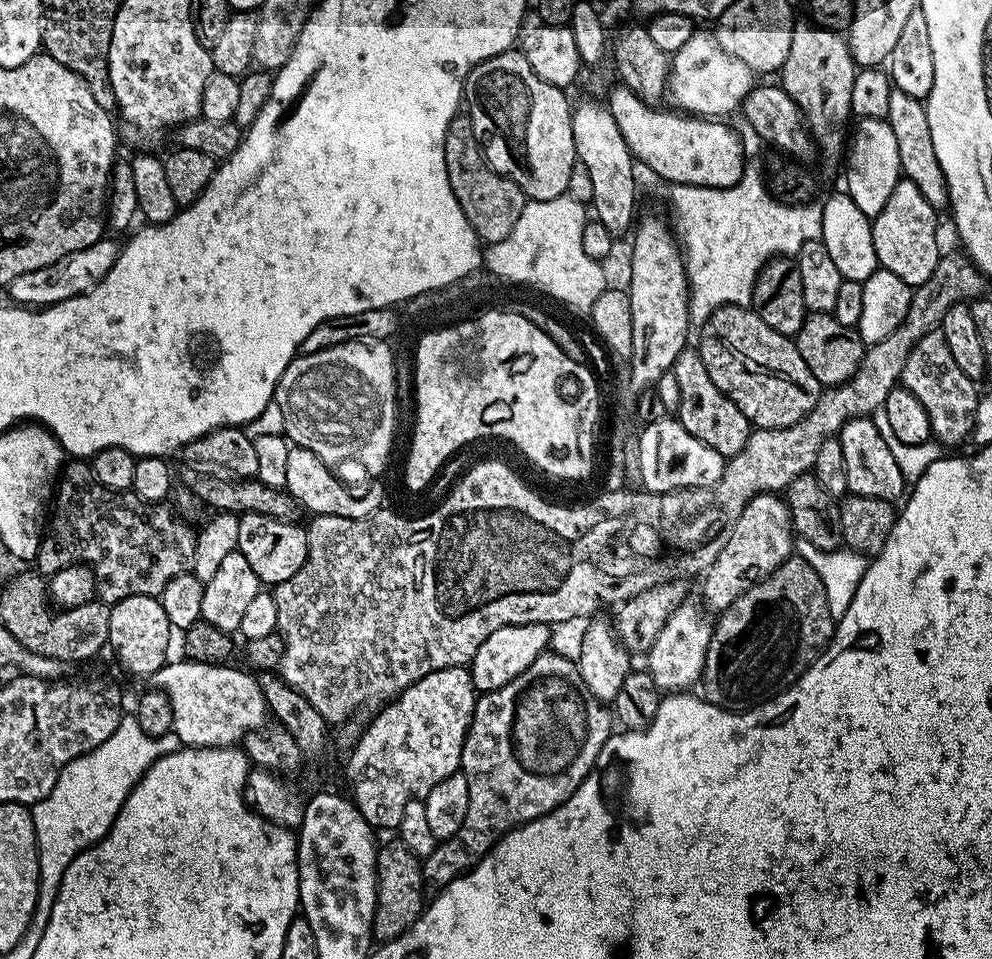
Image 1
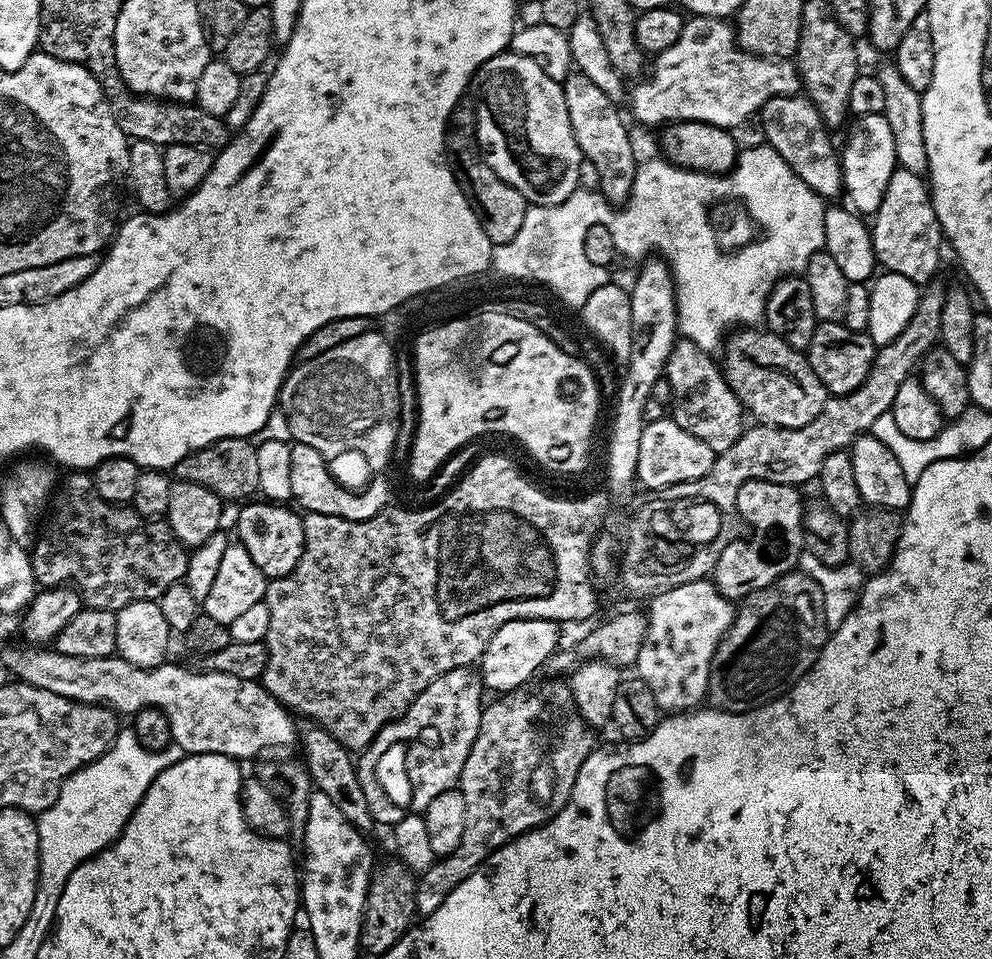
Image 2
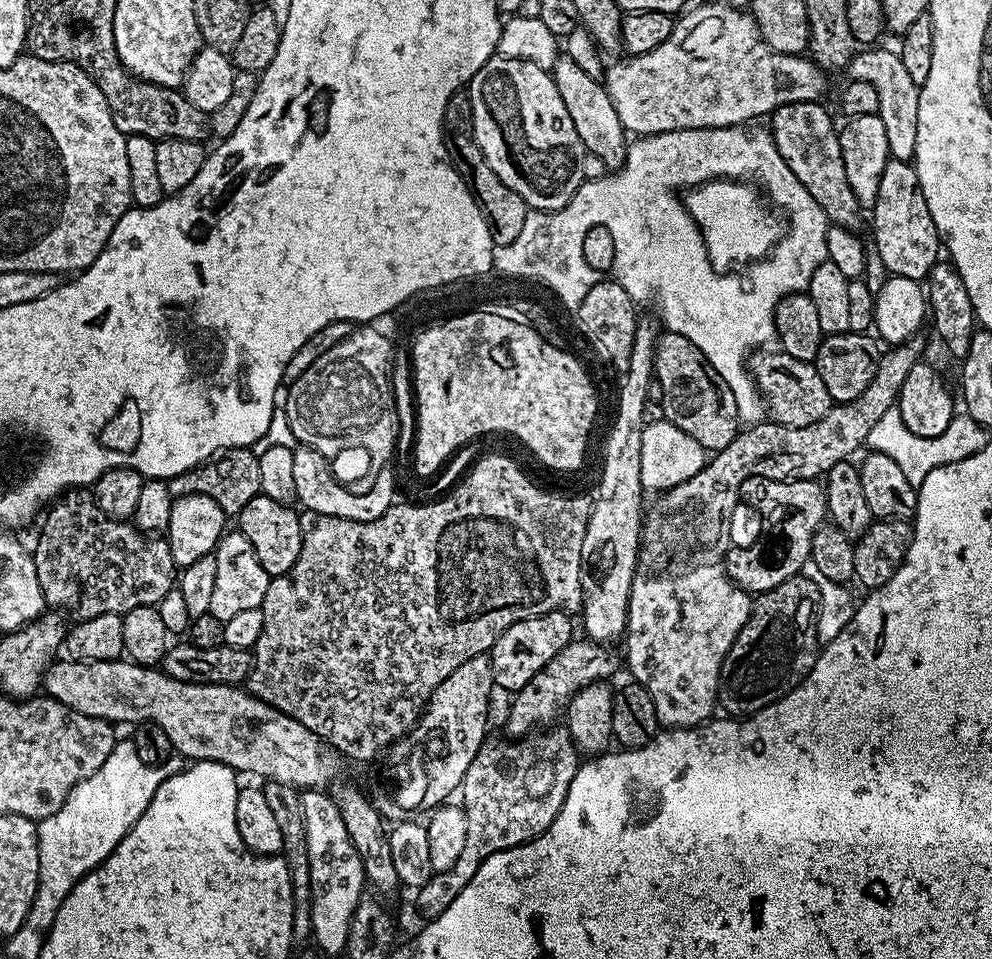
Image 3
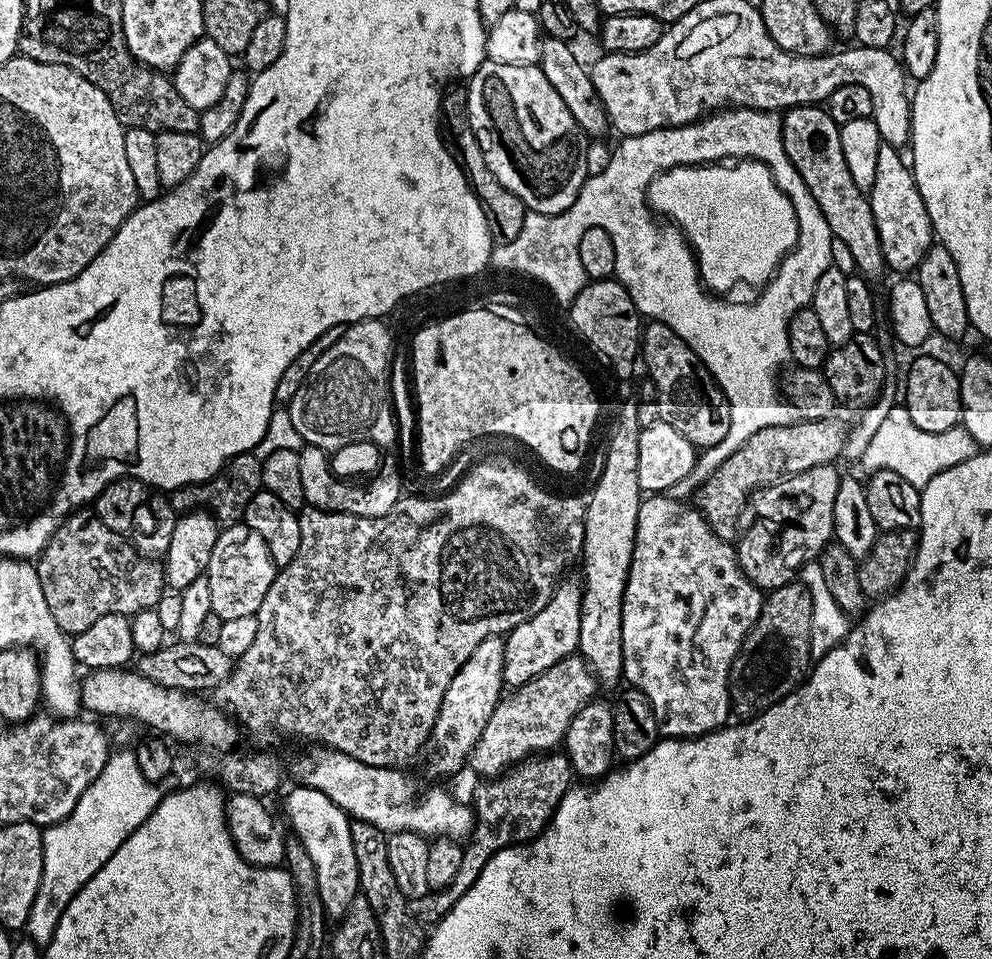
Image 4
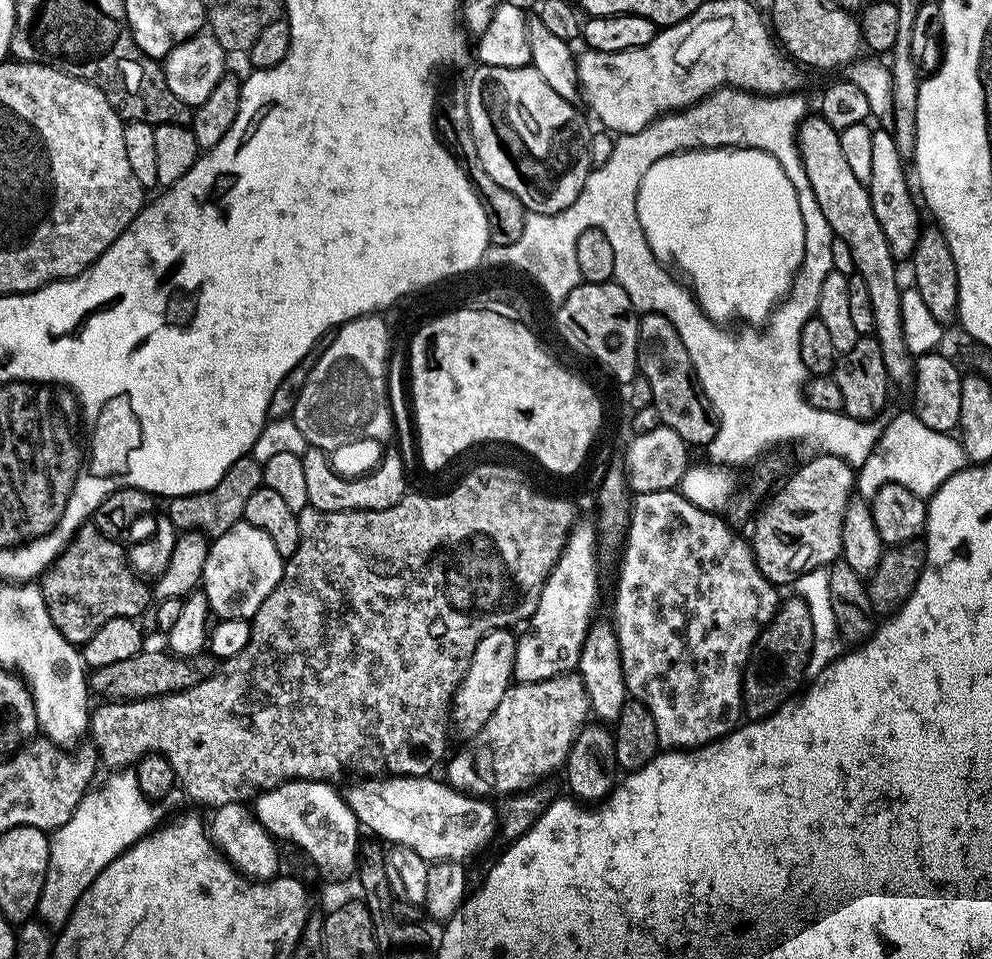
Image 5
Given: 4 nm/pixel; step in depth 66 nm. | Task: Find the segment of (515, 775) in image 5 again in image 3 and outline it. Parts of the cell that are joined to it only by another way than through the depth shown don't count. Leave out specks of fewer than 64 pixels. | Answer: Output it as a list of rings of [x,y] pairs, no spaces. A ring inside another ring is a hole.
[[[587,638],[573,639],[562,650],[558,650],[558,654],[554,654],[554,658],[550,658],[550,662],[546,662],[546,666],[542,666],[542,670],[538,670],[538,674],[534,674],[530,682],[526,682],[521,692],[511,697],[507,735],[512,738],[524,738],[533,730],[551,725],[551,720],[559,712],[561,715],[567,709],[575,692],[591,684],[607,681],[607,676],[612,676],[616,672],[616,660],[608,651],[607,647]]]

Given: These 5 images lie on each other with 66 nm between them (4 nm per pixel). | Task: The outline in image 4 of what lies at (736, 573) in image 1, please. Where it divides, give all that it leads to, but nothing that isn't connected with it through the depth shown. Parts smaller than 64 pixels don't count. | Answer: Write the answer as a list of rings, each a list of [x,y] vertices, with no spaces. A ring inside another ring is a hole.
[[[832,464],[814,466],[755,493],[756,521],[745,532],[743,529],[735,549],[740,569],[757,588],[771,590],[789,583],[804,565],[813,563],[833,539],[834,497],[841,477],[834,469]]]

